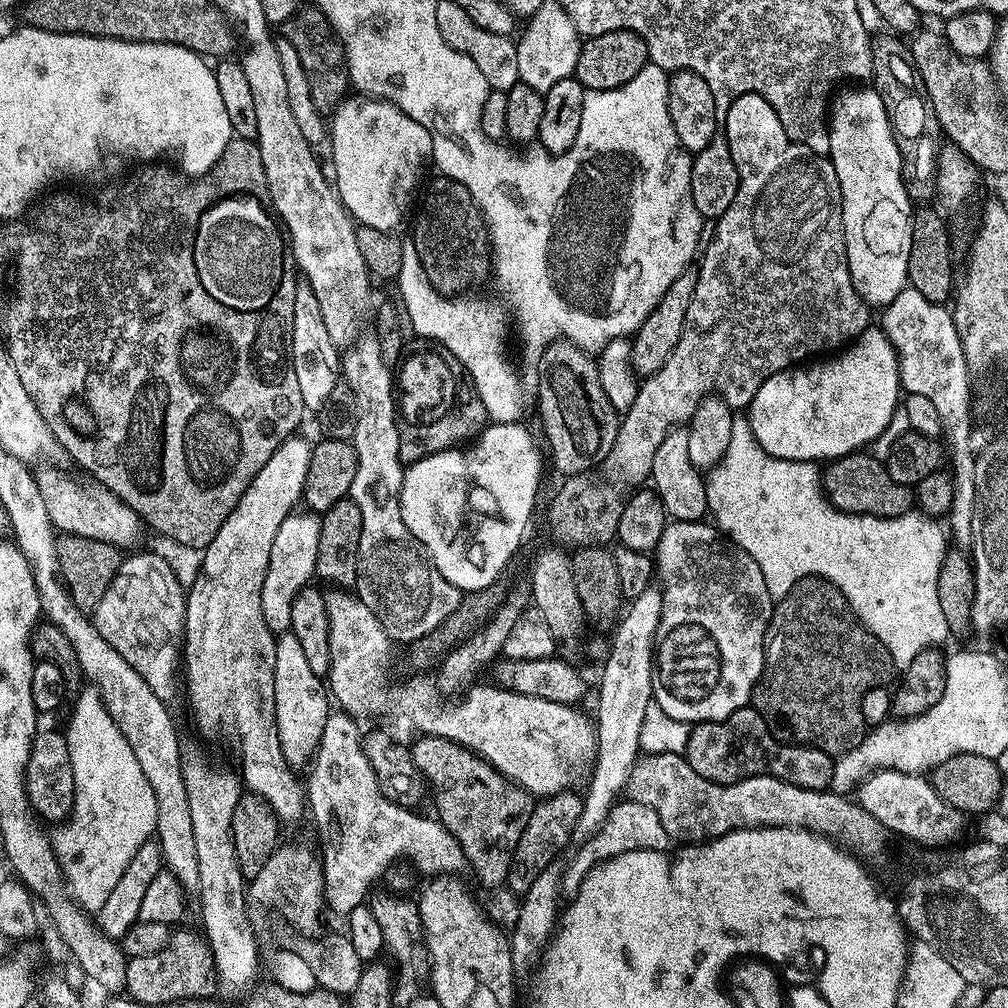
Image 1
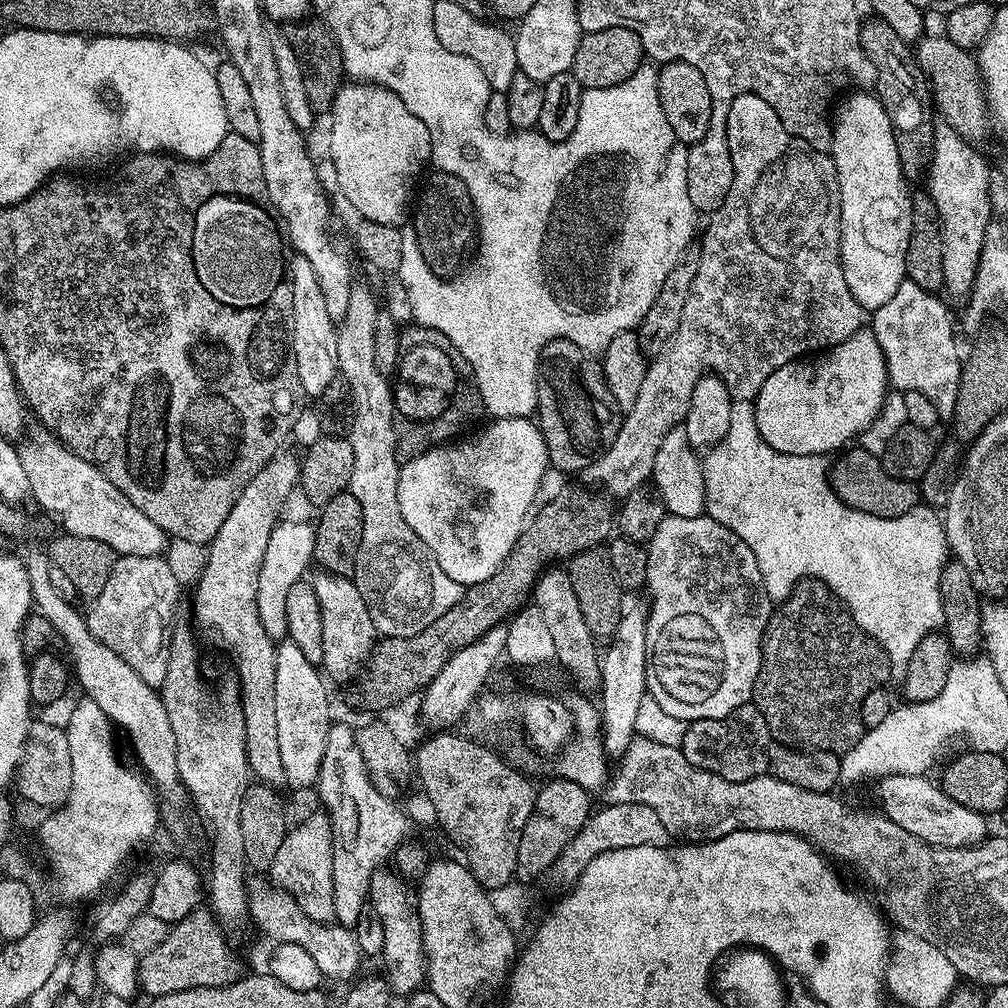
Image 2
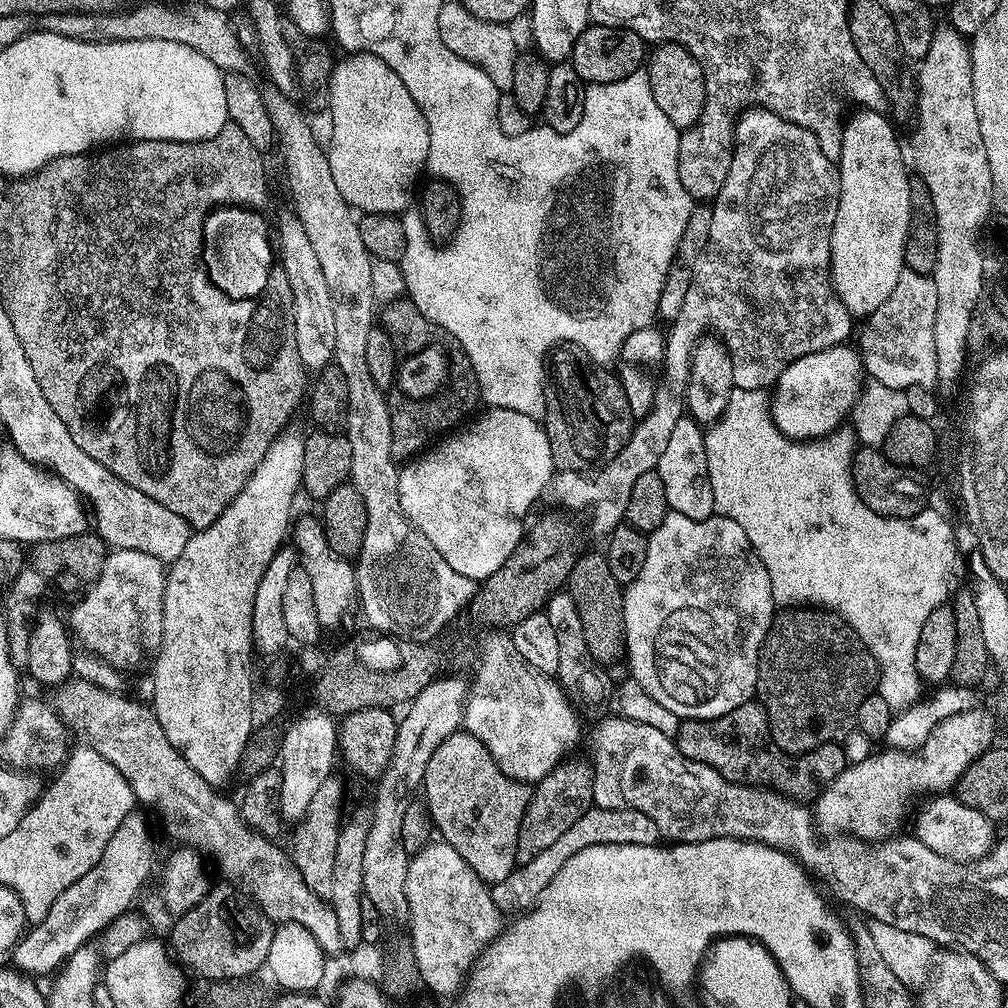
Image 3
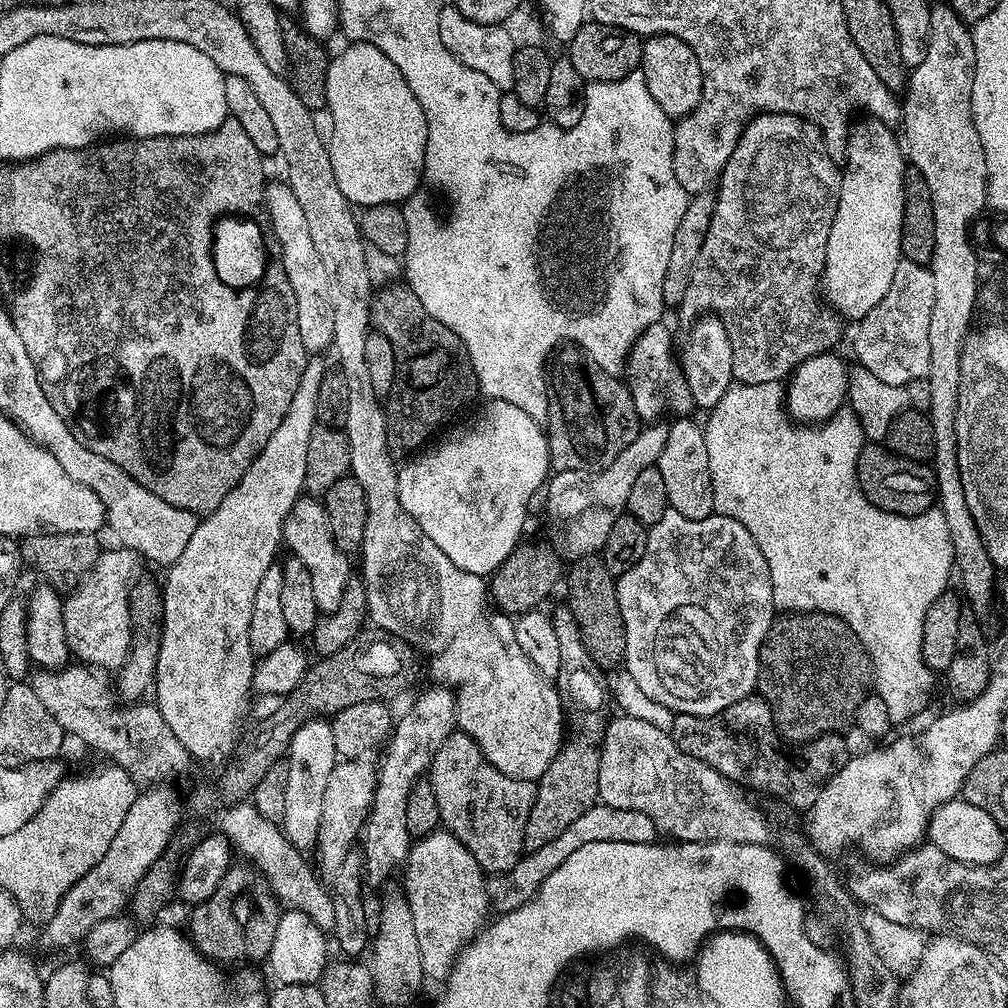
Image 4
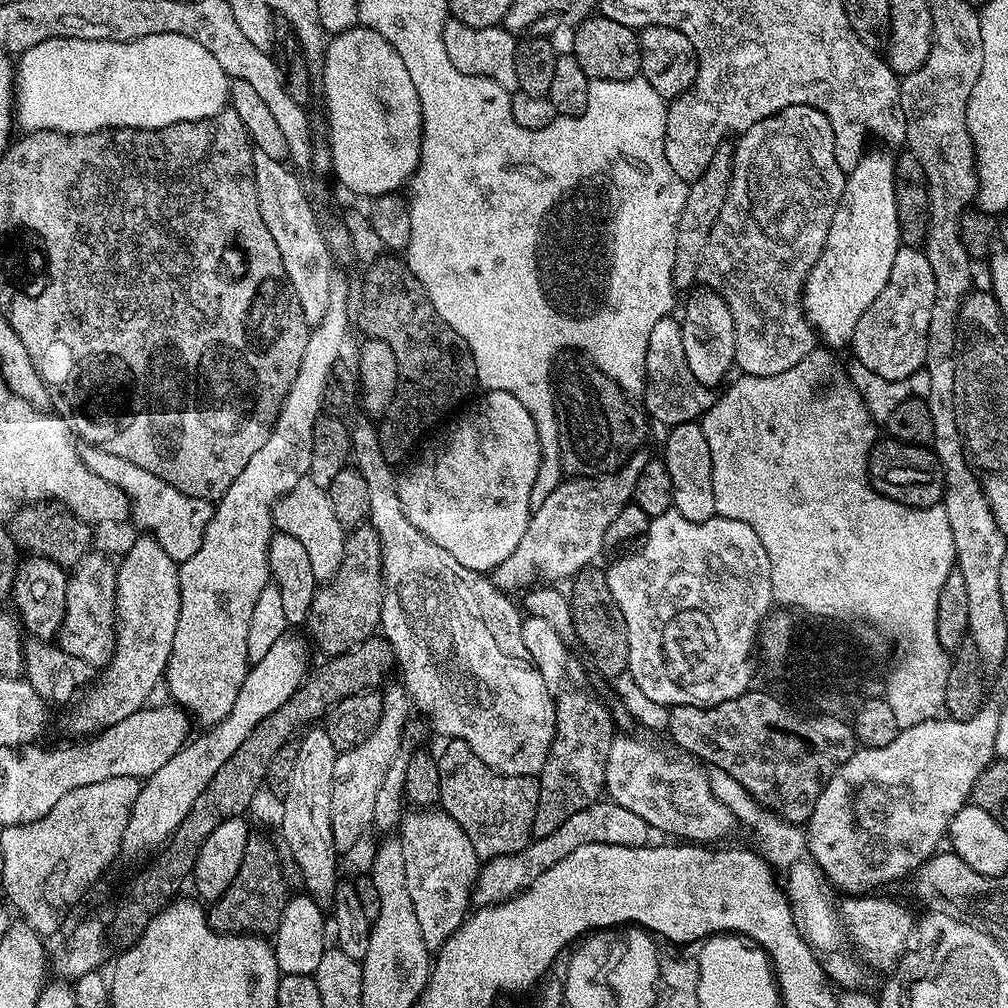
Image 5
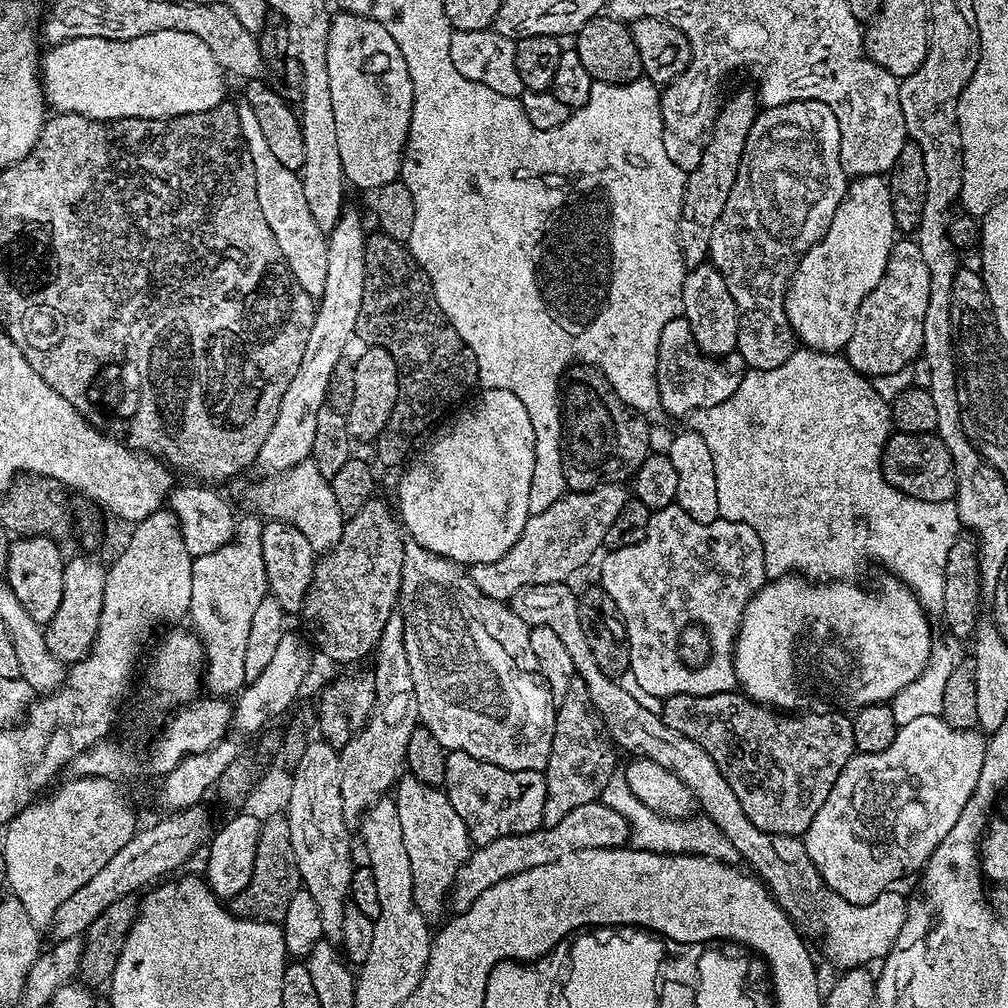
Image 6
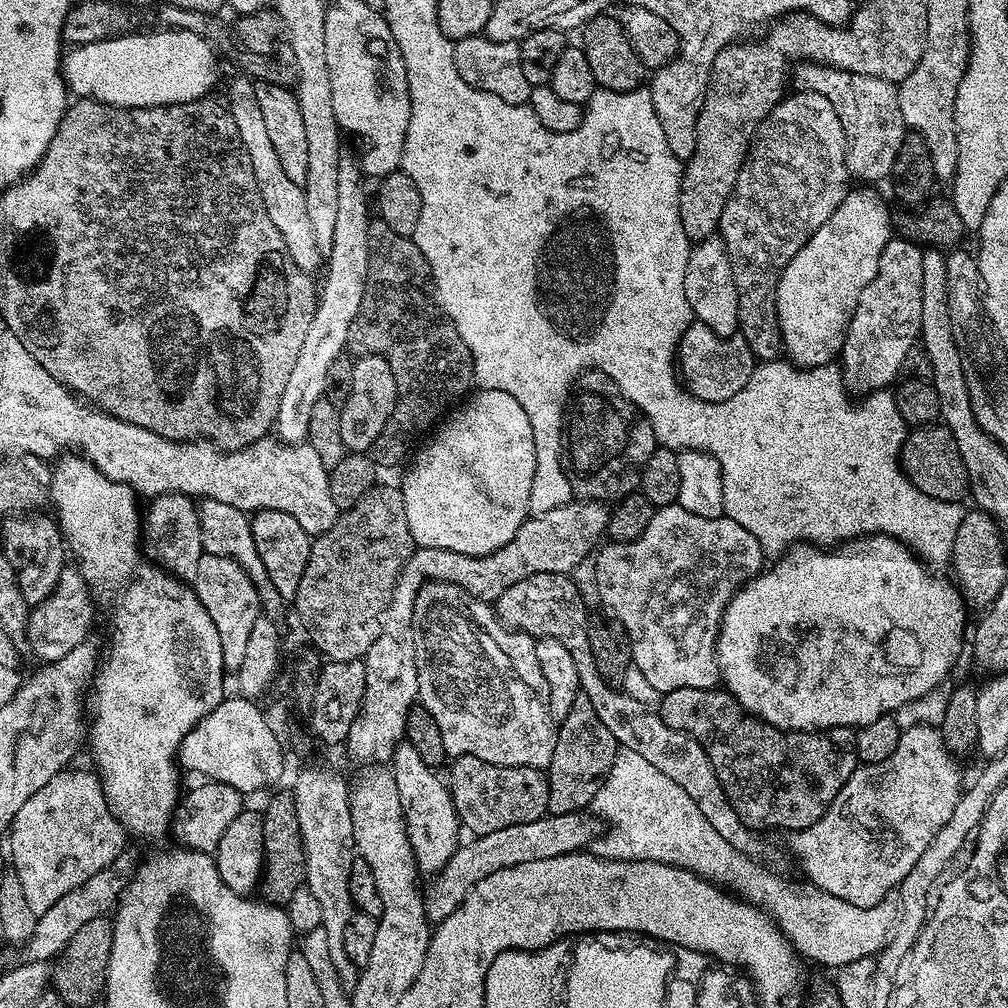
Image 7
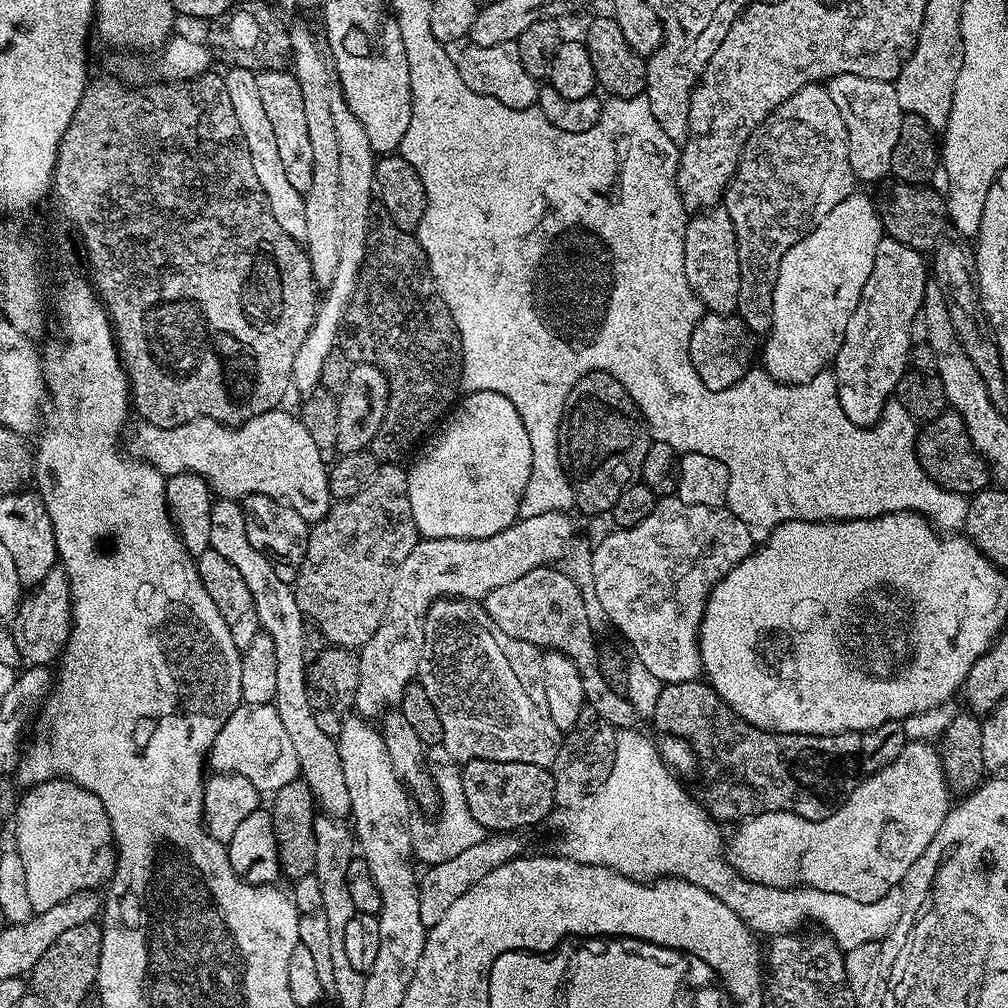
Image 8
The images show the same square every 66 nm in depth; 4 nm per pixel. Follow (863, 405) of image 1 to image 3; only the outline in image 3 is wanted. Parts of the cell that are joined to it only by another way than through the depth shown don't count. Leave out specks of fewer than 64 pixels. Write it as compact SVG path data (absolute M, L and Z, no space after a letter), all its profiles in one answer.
M848 342L835 344L826 350L806 354L794 362L790 362L790 366L786 366L786 370L782 370L782 374L777 378L774 391L770 396L772 421L782 435L787 436L790 440L816 442L821 438L831 436L837 428L841 427L851 417L852 409L855 407L856 401L860 399L861 391L866 384L866 371L864 357L853 345L852 348L850 345L851 343Z

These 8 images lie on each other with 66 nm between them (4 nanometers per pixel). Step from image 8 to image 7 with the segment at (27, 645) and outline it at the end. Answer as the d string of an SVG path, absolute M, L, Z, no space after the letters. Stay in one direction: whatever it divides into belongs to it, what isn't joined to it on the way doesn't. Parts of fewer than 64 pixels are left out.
M65 566L58 578L58 584L50 594L50 598L35 605L28 614L28 630L26 645L37 656L37 661L49 664L58 662L58 658L66 658L74 646L85 643L89 639L88 630L92 626L92 596L88 583L82 578L79 567Z

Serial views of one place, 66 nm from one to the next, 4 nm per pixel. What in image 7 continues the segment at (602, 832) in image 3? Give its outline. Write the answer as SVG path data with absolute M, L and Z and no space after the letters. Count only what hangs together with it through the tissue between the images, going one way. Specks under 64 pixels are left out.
M567 812L557 816L544 815L534 822L522 822L518 826L506 826L502 830L494 830L494 834L477 836L461 843L450 862L423 889L424 916L429 925L442 923L454 910L462 906L462 902L482 882L482 878L490 878L494 870L506 870L510 866L522 866L522 862L538 862L542 858L558 858L562 854L579 852L587 849L602 830L601 823L595 815L583 812Z

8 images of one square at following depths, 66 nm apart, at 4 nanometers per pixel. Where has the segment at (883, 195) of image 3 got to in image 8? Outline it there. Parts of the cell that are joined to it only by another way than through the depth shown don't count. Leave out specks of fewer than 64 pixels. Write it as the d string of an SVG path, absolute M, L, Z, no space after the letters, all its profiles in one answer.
M853 194L847 196L842 202L838 202L838 206L834 206L834 210L830 210L830 214L826 214L826 218L822 218L822 222L813 232L807 232L796 245L780 259L780 269L778 270L778 278L774 286L774 306L772 307L772 329L768 331L764 344L764 364L763 371L767 372L773 380L777 380L780 384L809 384L819 372L825 371L835 361L838 350L842 346L842 338L846 334L846 322L850 322L850 314L854 314L854 310L858 306L858 298L862 294L862 286L866 286L866 278L870 276L870 270L874 270L874 254L878 250L878 242L882 239L882 225L880 223L880 213L875 203L871 204L864 196Z

